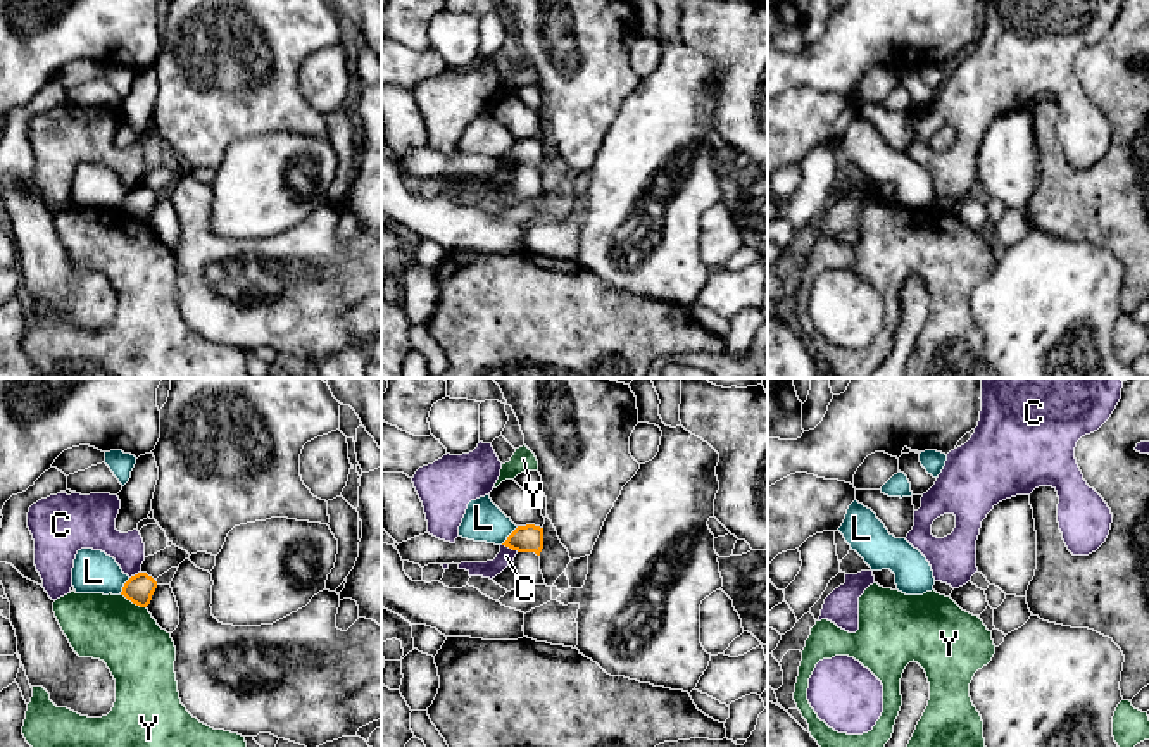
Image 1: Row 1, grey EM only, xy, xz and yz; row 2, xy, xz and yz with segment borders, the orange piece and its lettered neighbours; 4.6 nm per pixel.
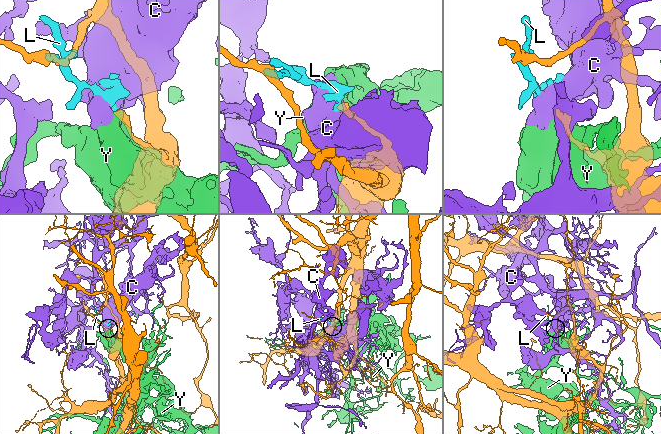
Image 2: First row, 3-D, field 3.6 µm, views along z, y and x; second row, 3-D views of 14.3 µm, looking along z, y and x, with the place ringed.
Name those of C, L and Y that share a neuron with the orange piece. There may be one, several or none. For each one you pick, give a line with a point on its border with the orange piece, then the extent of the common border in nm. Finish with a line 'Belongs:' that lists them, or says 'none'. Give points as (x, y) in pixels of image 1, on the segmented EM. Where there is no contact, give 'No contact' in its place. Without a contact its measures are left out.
Belongs: none

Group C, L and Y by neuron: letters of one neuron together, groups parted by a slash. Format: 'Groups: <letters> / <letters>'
Groups: C / L / Y

